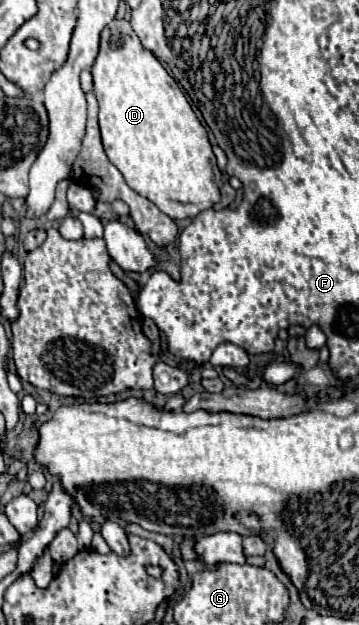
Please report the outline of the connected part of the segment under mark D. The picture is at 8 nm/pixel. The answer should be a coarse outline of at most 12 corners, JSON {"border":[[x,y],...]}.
{"border":[[128,20],[92,66],[108,160],[174,220],[220,200],[208,134]]}

